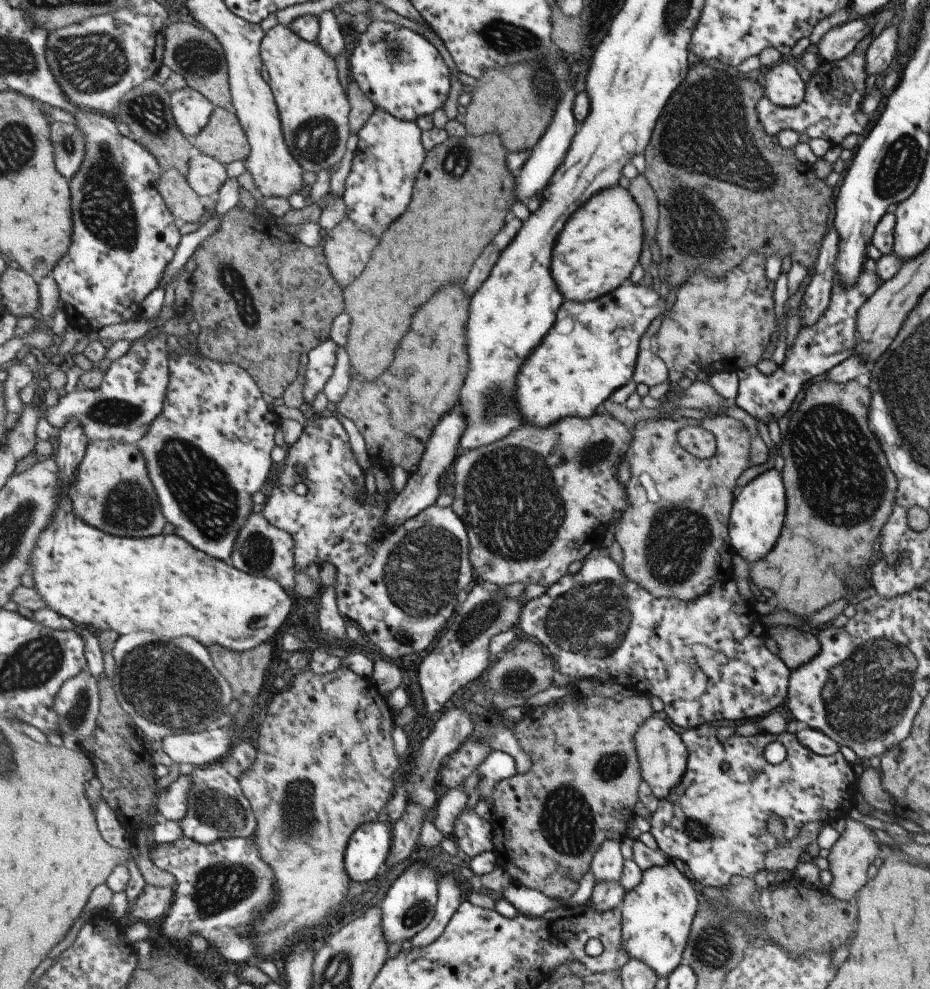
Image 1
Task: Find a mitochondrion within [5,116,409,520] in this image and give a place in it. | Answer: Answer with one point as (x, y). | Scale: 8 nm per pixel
(107, 211)

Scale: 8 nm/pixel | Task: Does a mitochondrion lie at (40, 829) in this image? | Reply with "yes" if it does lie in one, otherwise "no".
no

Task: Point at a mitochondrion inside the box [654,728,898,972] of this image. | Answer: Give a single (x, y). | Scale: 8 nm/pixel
(697, 829)

